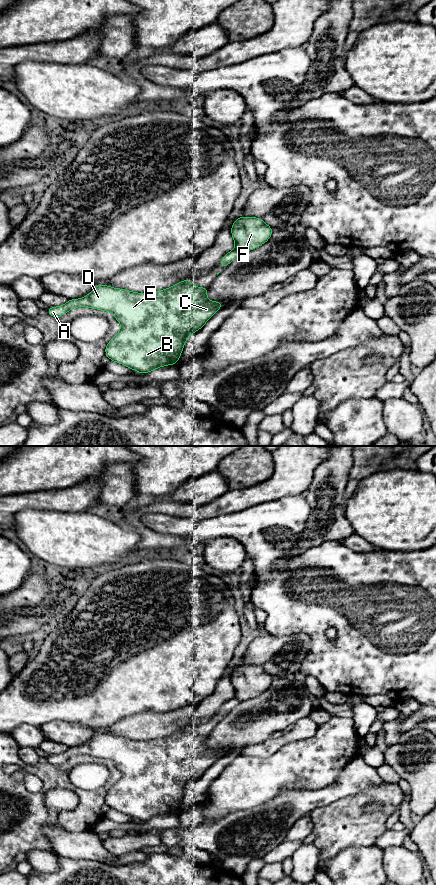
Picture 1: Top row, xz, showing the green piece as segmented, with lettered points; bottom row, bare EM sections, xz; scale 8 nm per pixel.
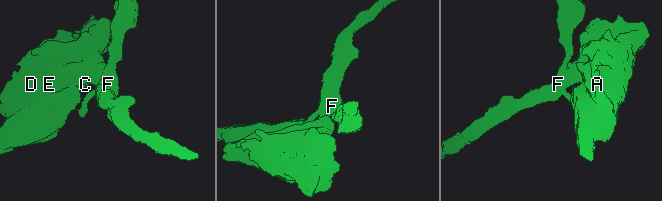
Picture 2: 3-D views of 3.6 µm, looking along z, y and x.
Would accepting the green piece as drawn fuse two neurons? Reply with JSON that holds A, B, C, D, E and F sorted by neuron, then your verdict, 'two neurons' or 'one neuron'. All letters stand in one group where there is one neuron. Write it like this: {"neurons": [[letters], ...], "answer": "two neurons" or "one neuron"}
{"neurons": [["A", "B", "C", "D", "E"], ["F"]], "answer": "two neurons"}

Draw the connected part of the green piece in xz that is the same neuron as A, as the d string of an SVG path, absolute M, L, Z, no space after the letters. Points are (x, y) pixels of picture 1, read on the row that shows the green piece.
M190 278L167 289L145 293L97 284L87 296L68 299L66 304L58 307L49 306L47 313L48 316L57 318L77 307L112 313L122 328L106 345L105 356L140 374L146 374L159 367L176 365L186 339L222 309L223 303L208 300L207 292L208 287L195 287Z

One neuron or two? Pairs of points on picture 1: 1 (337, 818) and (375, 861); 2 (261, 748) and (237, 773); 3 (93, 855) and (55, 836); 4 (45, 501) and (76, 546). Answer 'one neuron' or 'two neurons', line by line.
1: two neurons
2: two neurons
3: one neuron
4: two neurons

